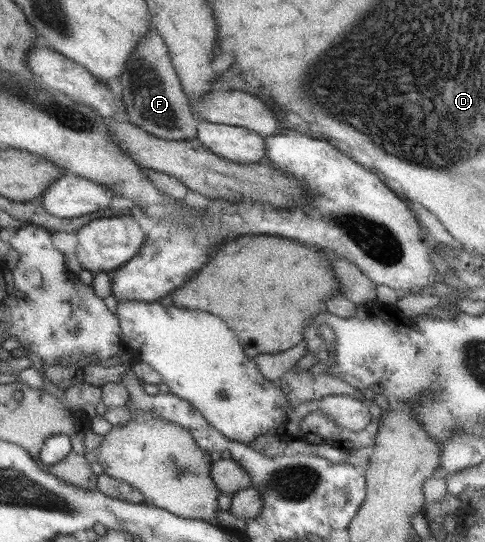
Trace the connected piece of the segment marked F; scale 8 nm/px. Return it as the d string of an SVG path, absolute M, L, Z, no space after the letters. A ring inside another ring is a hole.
M149 26L145 37L133 47L129 61L125 61L125 69L119 74L118 93L128 115L127 121L159 139L169 141L190 140L197 137L199 120L190 109L190 103L181 89L178 75L175 75L169 61L167 47L157 31ZM131 87L131 89L129 89Z

